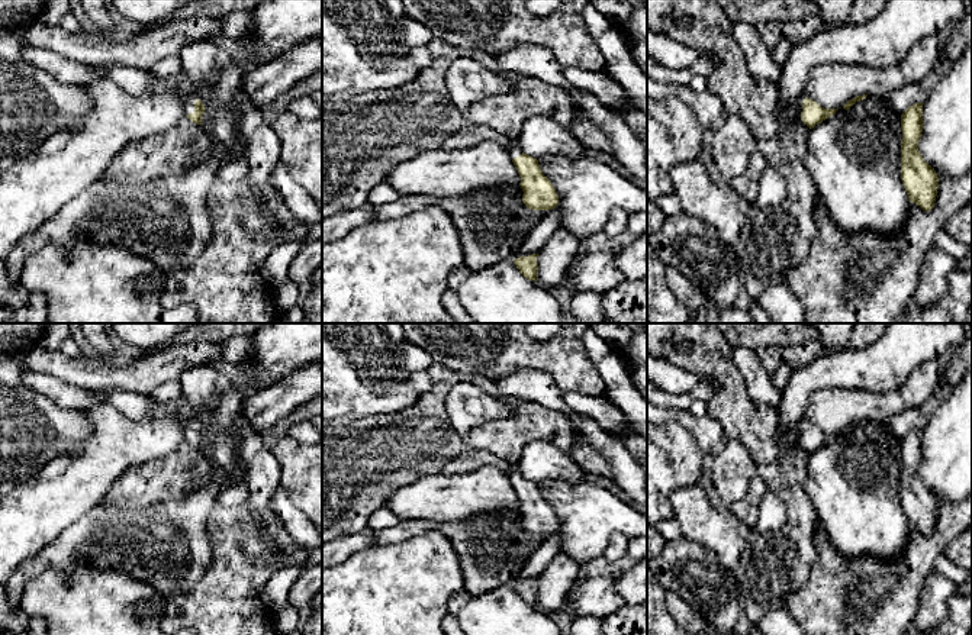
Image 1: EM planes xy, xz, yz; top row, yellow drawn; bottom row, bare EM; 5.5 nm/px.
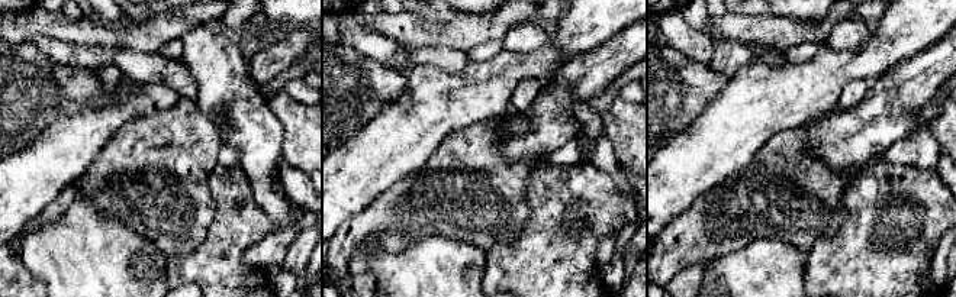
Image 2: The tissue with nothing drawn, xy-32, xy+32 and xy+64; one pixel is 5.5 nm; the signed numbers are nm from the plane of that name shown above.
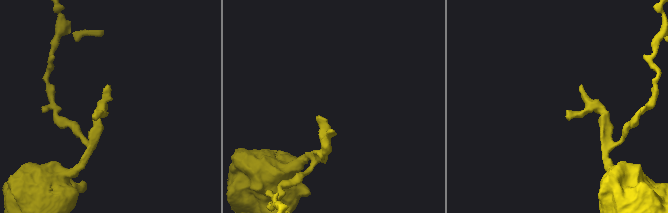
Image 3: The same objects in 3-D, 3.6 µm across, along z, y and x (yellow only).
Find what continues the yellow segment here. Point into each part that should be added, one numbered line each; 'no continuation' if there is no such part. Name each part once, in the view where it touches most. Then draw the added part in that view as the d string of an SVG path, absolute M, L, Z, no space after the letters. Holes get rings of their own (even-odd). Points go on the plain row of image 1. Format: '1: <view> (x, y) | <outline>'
1: xy (189, 428) | M190 420L184 425L184 439L190 439L194 436L194 428L196 428L194 420Z

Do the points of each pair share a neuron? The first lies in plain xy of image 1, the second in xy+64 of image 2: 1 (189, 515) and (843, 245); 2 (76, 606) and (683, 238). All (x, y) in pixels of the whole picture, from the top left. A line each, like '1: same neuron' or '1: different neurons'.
1: different neurons
2: different neurons

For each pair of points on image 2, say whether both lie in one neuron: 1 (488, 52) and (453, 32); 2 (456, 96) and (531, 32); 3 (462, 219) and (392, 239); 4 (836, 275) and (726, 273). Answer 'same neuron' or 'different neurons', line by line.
1: different neurons
2: different neurons
3: same neuron
4: different neurons

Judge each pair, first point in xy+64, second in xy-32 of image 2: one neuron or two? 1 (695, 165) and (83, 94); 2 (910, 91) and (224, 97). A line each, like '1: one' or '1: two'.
1: two
2: two

